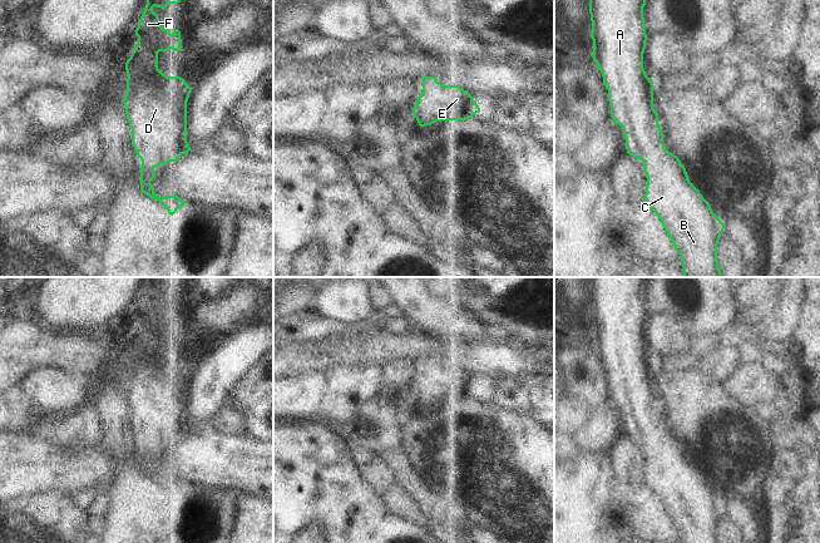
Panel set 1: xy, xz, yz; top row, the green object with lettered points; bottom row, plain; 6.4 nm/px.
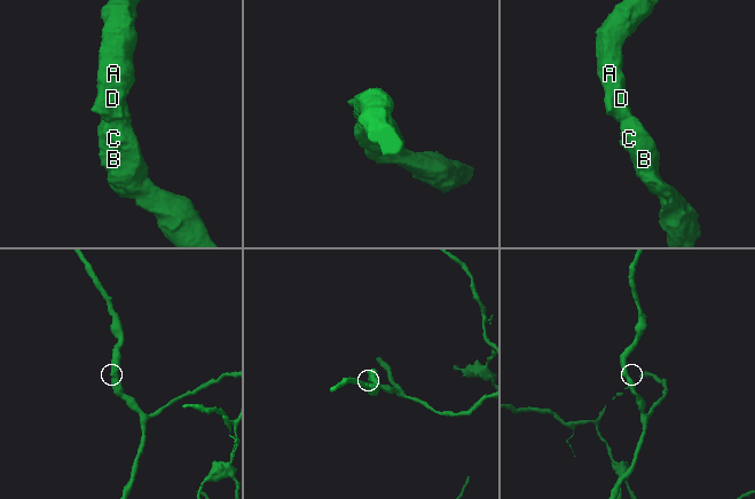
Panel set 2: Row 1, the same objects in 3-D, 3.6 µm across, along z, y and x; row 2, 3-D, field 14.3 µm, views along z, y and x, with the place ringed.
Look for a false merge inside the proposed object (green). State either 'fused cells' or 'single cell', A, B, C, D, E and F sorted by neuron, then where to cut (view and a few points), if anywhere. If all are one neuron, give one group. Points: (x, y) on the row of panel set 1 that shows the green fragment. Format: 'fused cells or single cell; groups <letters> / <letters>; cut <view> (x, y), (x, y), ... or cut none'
single cell; groups A B C D E F; cut none

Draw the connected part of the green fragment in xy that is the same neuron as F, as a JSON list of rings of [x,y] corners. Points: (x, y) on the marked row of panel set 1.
[[[147,0],[145,9],[140,16],[138,28],[134,30],[138,36],[138,45],[125,63],[127,90],[123,99],[127,119],[132,129],[132,144],[142,161],[140,191],[152,199],[159,201],[173,216],[184,201],[177,194],[158,197],[150,184],[155,177],[154,168],[168,162],[177,162],[182,154],[191,149],[187,142],[187,102],[192,88],[181,76],[168,76],[158,69],[158,53],[173,49],[178,51],[181,31],[171,33],[164,29],[153,8],[166,9],[169,4],[178,4],[181,0]]]

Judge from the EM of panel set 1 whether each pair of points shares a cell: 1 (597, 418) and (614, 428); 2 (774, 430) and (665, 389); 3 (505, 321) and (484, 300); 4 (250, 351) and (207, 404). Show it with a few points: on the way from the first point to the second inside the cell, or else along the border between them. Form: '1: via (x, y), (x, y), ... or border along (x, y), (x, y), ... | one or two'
1: via (601, 419), (611, 424) | one
2: via (746, 415), (727, 409), (699, 409), (692, 403) | one
3: via (499, 315), (490, 306) | one
4: via (237, 364), (216, 385), (215, 391) | one

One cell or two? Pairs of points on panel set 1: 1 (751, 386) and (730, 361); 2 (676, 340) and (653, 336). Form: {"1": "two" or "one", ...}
{"1": "two", "2": "one"}

